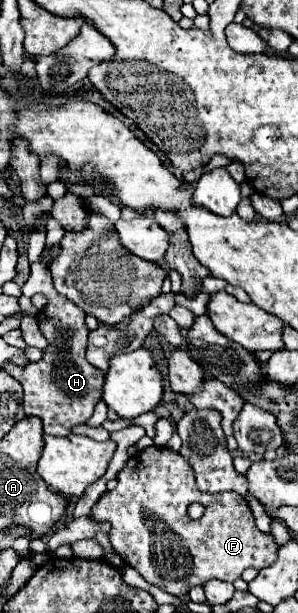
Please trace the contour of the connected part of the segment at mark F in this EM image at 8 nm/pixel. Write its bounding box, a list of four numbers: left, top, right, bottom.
[89,447,277,597]

